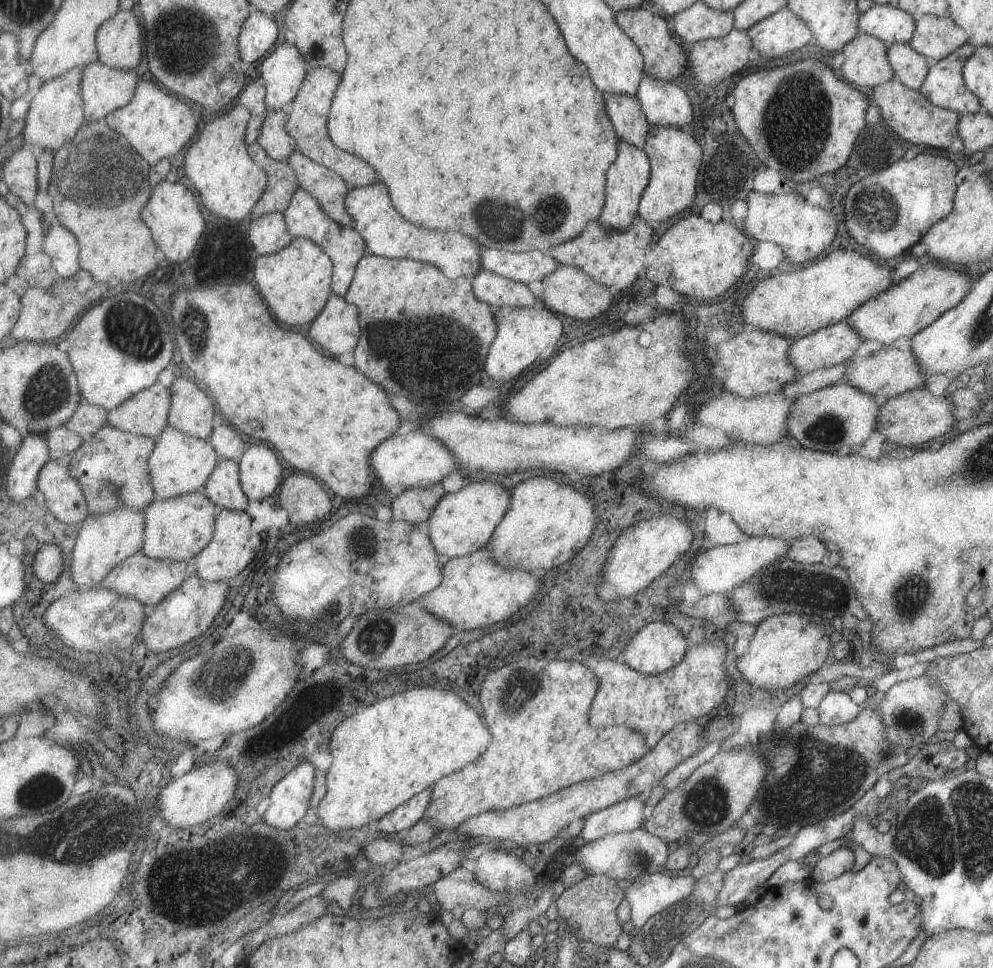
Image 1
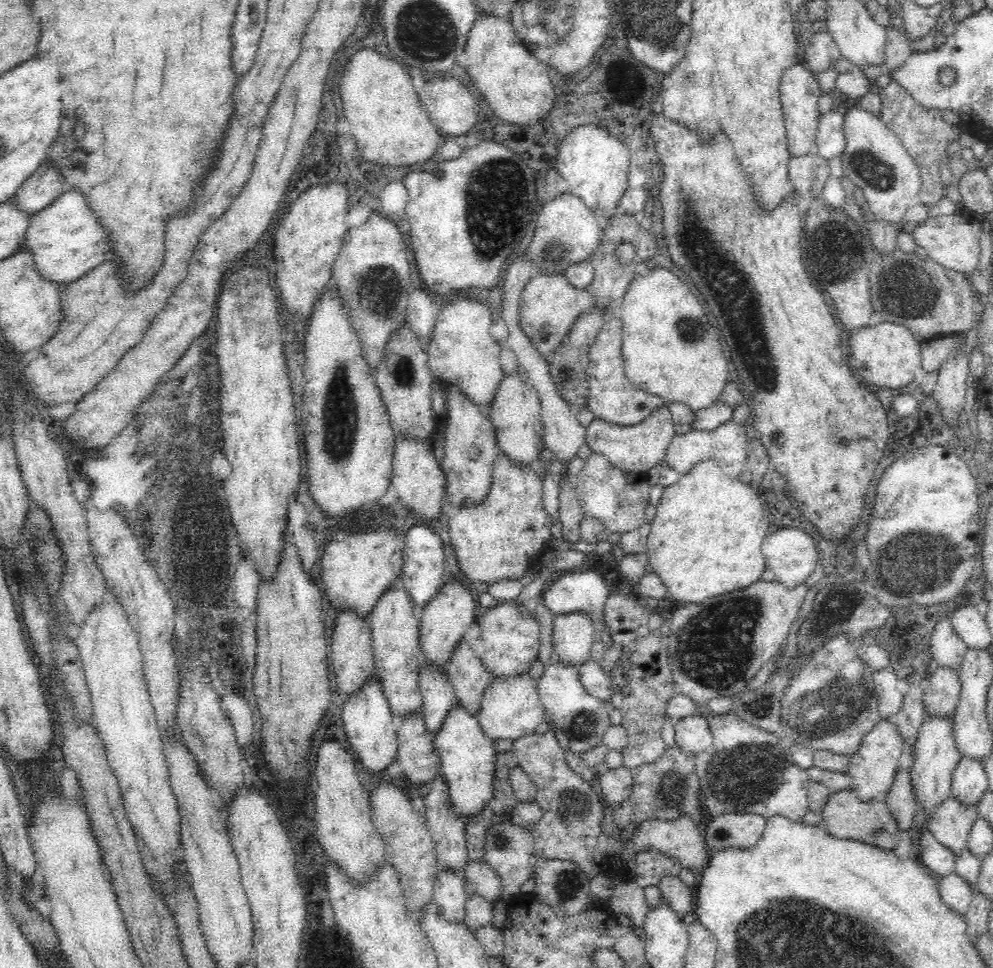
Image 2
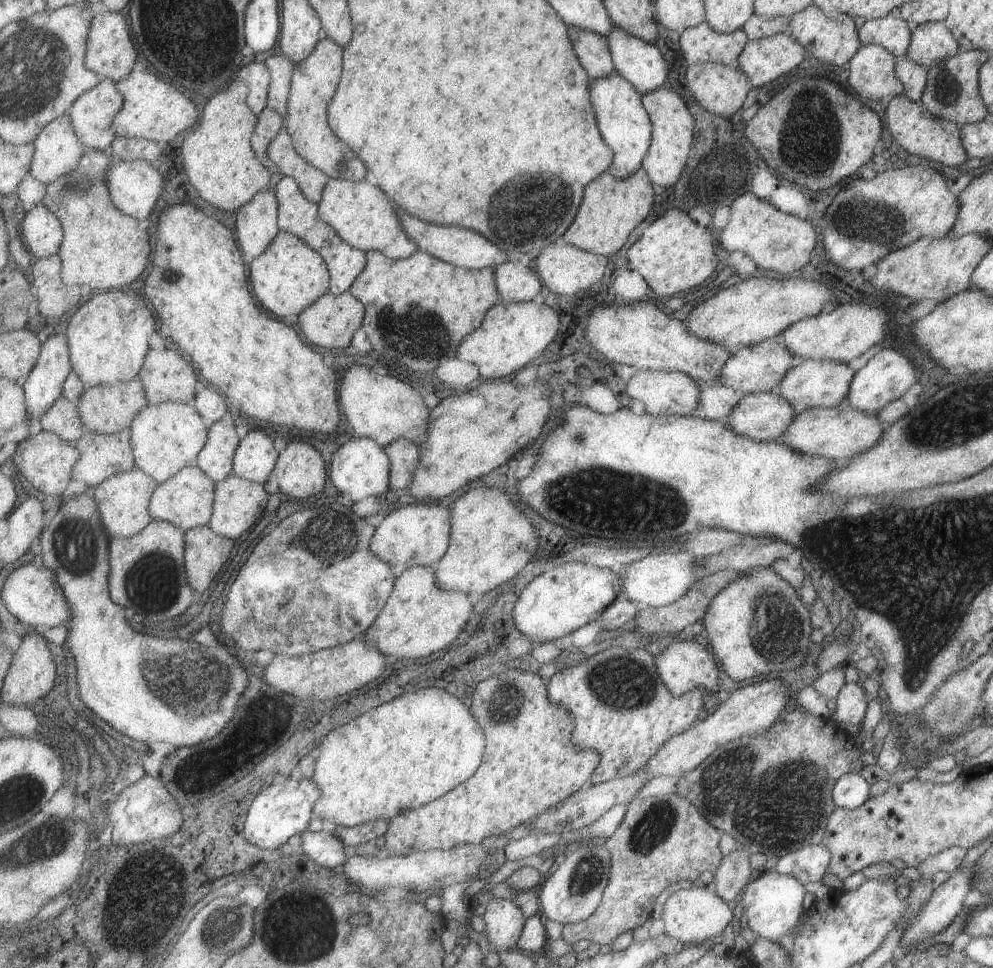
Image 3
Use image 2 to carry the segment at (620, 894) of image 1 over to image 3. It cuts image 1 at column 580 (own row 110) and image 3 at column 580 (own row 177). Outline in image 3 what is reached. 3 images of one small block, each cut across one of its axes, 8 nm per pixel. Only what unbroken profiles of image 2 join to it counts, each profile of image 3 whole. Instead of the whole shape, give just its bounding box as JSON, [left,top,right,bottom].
[563,793,722,945]

